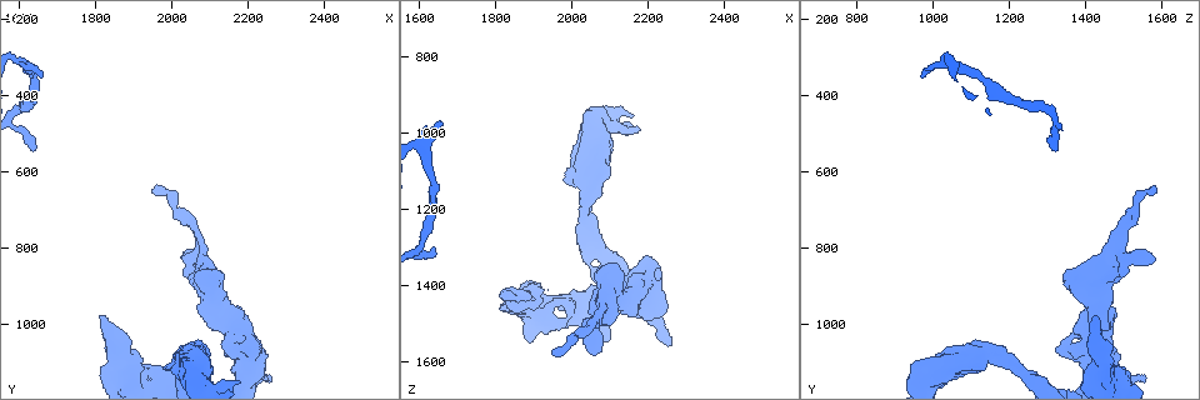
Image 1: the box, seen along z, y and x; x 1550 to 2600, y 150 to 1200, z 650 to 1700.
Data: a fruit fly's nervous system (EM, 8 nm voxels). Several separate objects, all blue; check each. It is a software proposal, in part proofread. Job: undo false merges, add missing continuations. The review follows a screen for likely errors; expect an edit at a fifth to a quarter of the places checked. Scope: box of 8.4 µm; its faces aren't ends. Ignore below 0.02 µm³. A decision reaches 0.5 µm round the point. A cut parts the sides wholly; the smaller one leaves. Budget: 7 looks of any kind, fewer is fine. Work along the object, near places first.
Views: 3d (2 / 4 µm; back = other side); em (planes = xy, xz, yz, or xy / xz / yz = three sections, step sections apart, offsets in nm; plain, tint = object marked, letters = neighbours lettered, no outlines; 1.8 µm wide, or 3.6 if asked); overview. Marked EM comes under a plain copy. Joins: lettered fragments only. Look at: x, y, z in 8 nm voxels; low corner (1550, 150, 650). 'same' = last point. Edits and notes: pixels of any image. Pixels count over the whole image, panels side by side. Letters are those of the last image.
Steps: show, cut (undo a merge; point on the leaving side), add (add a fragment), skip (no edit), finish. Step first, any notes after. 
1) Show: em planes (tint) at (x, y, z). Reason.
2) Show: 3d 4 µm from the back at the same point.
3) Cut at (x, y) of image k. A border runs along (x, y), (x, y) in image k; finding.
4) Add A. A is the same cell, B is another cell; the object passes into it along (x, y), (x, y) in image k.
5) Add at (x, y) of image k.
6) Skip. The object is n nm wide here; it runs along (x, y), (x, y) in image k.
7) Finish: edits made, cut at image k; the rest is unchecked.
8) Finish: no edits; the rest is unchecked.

Show: em xy step 8 (letters) at (1920, 1085, 1435). Abrupt turn.

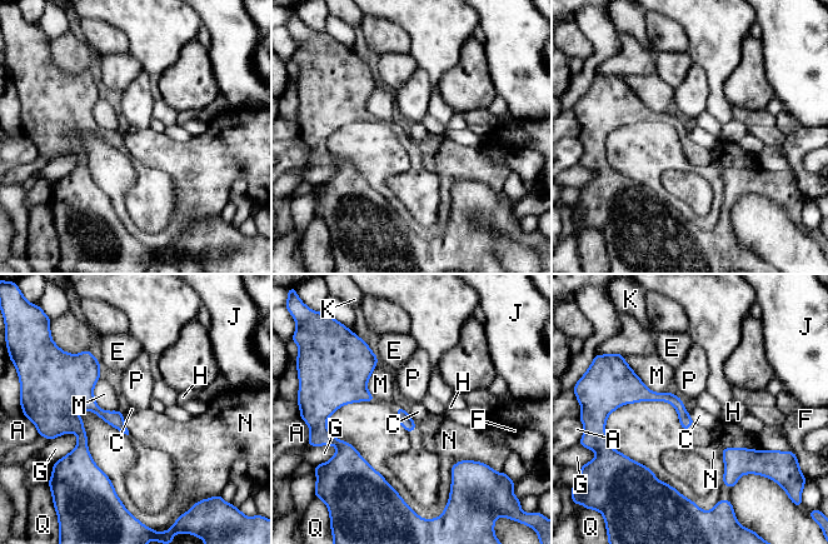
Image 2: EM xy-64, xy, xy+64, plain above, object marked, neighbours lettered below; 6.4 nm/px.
Skip. A, C, E, F, G, H, J, K, M, N, P and Q are other cells; it runs along (86, 355), (73, 423), (106, 484) in image 2; all the same neuron.

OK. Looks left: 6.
Show: 3d 4 µm at (2065, 785, 1490). Thick turns thin.

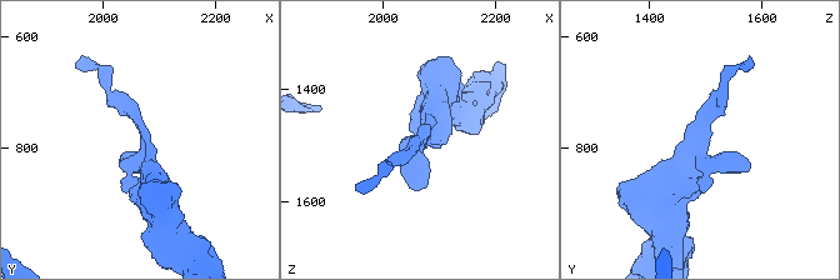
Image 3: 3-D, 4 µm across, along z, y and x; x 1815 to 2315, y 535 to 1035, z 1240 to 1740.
Show: em yz step 4 (tint) at (2070, 785, 1490).

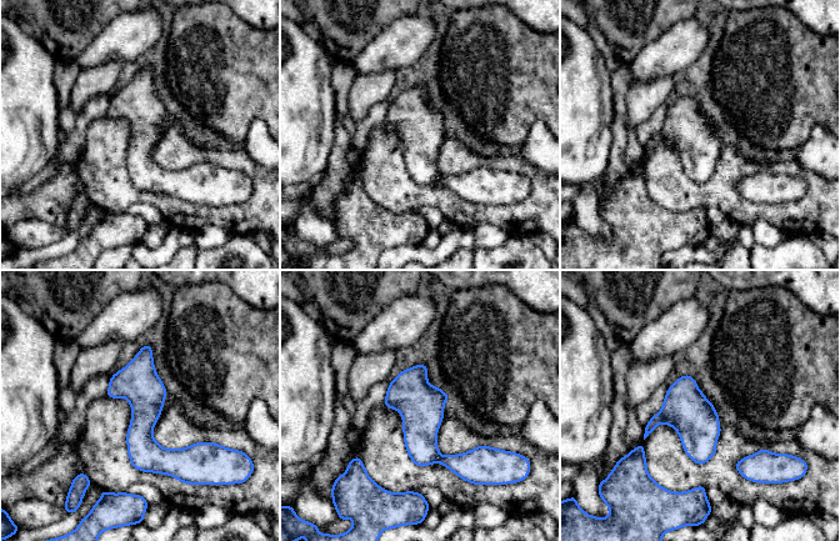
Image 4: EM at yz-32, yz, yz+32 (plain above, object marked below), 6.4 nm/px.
Show: em yz step 4 (letters) at the same point. See the neighbours.

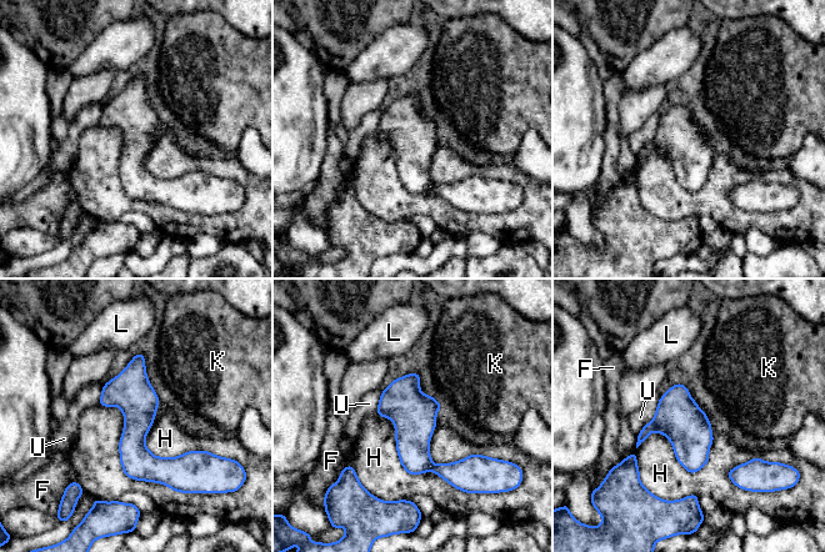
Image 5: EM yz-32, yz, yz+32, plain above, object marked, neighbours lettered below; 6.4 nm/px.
Skip. The object is 260 nm wide here; F, H, K, L and U are other cells; a border runs along (158, 404), (155, 456), (213, 453) in image 5; continuous, no second neuron.

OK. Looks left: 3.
Show: 3d 2 µm at (1660, 335, 965). Tapers out.

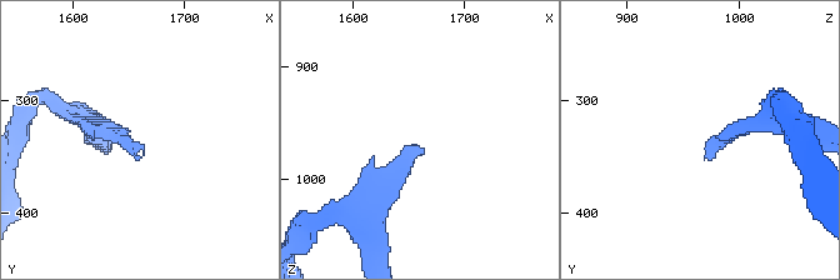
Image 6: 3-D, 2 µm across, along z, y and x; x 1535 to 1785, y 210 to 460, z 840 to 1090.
Show: em planes (letters) at (1664, 340, 970).

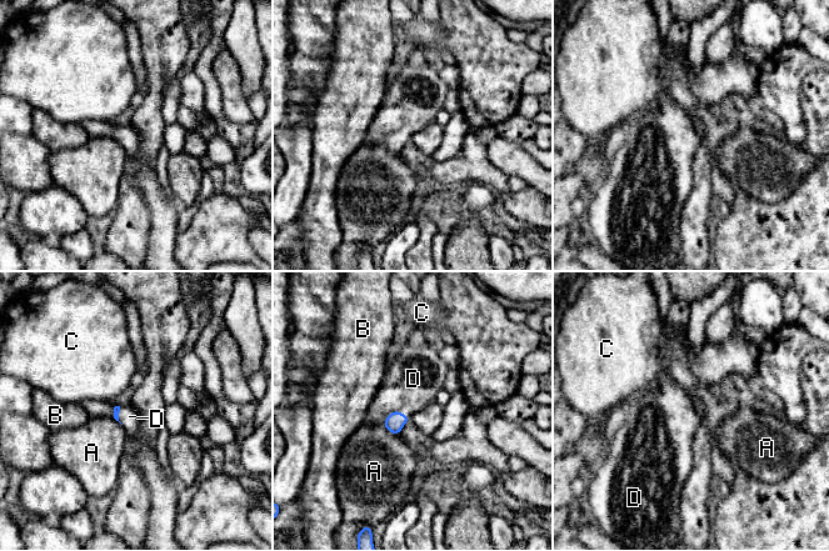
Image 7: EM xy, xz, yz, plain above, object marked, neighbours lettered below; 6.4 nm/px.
Add D. D is the same cell, A, B and C are other cells; the object passes into it along (394, 422), (395, 411), (413, 379) in image 7; the neuron continues.

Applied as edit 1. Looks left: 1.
Finish: edits made, add at image 7; the rest is unchecked.

